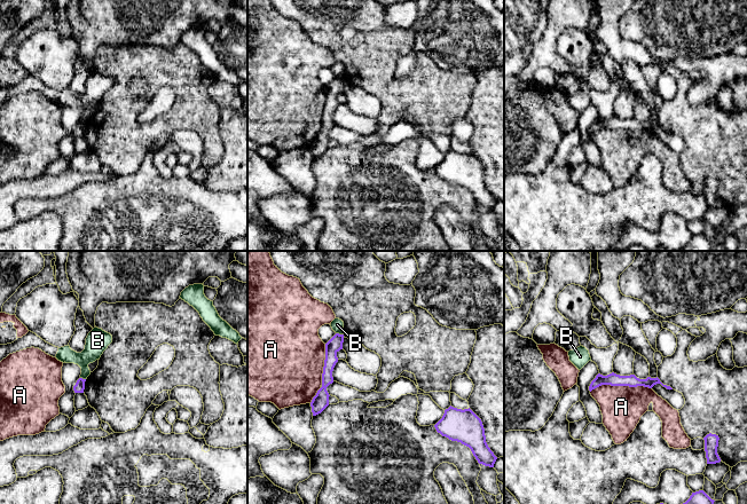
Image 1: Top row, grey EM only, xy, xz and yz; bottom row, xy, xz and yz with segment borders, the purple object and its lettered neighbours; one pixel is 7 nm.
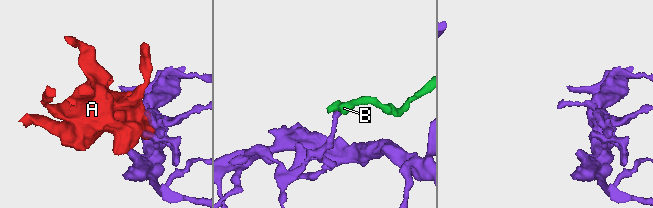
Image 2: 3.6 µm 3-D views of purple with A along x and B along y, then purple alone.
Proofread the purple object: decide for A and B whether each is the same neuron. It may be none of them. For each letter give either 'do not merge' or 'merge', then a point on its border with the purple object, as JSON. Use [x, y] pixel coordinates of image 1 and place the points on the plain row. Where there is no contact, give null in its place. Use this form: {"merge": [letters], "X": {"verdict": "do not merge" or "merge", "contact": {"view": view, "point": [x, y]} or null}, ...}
{"merge": [], "A": {"verdict": "do not merge", "contact": {"view": "yz", "point": [620, 128]}}, "B": {"verdict": "do not merge", "contact": {"view": "xz", "point": [338, 77]}}}

